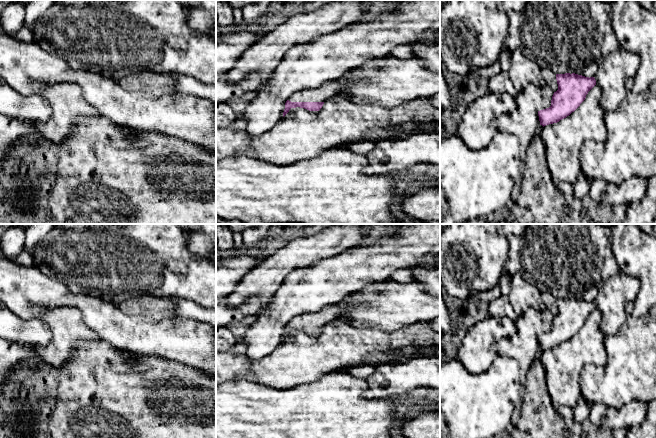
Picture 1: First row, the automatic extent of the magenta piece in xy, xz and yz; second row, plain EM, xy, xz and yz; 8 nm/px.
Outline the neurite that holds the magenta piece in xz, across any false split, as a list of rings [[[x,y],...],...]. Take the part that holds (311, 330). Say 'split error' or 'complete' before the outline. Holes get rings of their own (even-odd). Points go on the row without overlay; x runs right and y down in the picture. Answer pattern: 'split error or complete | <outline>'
split error | [[[332,303],[323,307],[320,311],[298,315],[291,319],[285,327],[283,341],[291,332],[304,332],[309,335],[319,335],[324,325],[338,318],[340,314],[348,311],[351,303]]]

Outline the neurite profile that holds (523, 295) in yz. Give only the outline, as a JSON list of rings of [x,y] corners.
[[[521,274],[511,276],[510,287],[509,301],[518,316],[522,316],[530,308],[546,310],[538,287],[524,279]]]

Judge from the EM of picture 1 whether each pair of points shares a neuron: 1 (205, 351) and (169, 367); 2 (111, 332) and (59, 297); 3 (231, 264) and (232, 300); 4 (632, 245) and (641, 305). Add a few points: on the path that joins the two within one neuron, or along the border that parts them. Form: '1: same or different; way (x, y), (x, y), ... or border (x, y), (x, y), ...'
1: different; border (157, 354), (201, 370)
2: same; way (98, 319), (80, 301), (72, 300)
3: different; border (246, 273), (226, 297)
4: same; way (644, 260), (645, 290)

